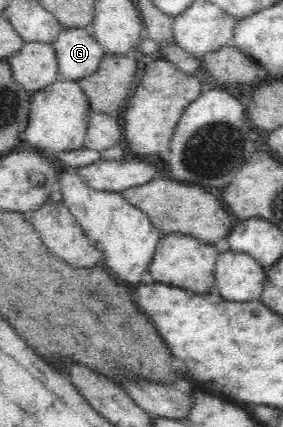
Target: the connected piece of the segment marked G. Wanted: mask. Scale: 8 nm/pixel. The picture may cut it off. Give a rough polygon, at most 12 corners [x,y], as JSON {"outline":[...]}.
{"outline":[[90,27],[52,46],[62,80],[92,75],[106,56]]}

